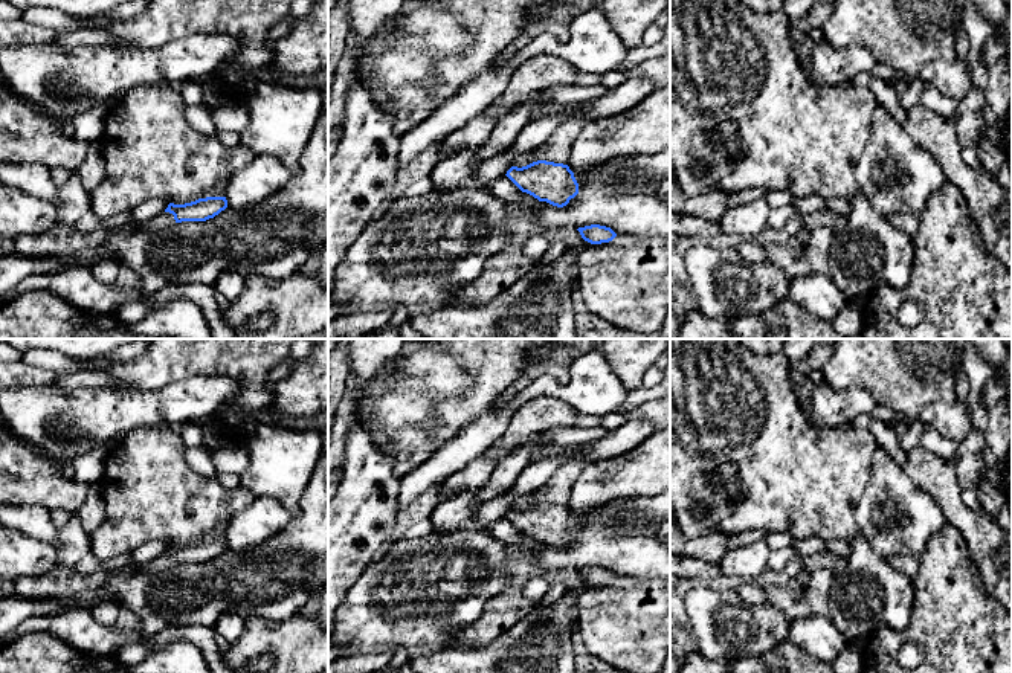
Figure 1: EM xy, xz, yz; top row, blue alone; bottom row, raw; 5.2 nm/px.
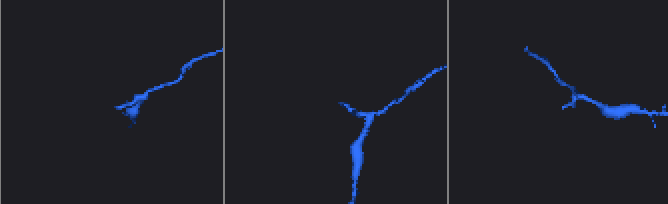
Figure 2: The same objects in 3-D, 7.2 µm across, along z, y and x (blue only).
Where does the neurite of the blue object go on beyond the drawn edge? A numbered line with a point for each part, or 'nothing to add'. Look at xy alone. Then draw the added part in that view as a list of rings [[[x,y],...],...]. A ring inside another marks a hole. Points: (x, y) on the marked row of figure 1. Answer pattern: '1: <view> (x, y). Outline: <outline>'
1: xy (165, 218). Outline: [[[162,212],[157,217],[151,218],[151,220],[142,223],[142,224],[136,224],[136,227],[142,229],[142,230],[153,230],[153,229],[168,227],[168,226],[171,226],[174,223],[176,223],[176,220],[174,220],[172,214]]]

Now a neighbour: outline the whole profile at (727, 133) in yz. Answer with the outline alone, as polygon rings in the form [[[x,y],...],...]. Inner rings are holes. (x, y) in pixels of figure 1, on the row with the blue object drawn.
[[[724,124],[717,131],[717,139],[725,143],[728,154],[739,153],[739,139],[736,134],[736,125]]]

